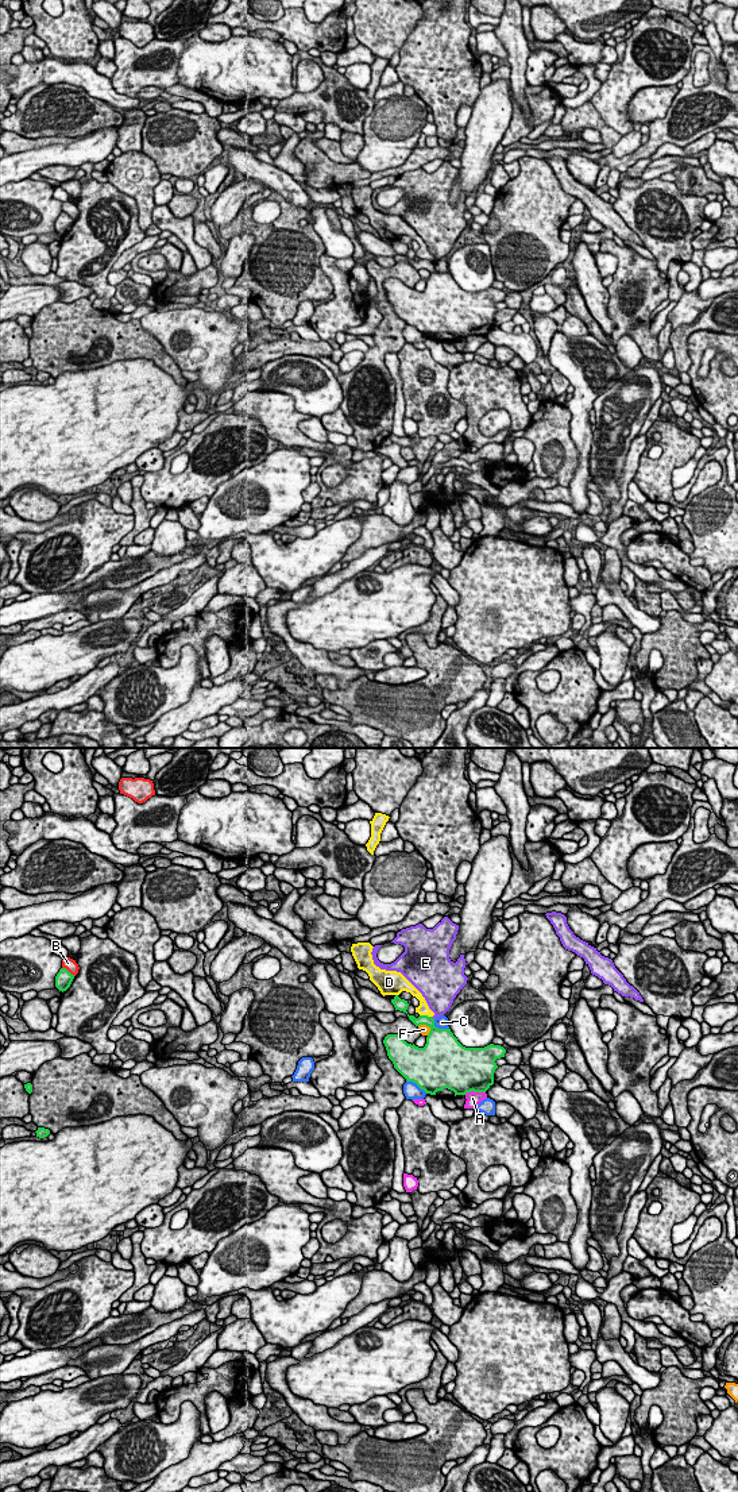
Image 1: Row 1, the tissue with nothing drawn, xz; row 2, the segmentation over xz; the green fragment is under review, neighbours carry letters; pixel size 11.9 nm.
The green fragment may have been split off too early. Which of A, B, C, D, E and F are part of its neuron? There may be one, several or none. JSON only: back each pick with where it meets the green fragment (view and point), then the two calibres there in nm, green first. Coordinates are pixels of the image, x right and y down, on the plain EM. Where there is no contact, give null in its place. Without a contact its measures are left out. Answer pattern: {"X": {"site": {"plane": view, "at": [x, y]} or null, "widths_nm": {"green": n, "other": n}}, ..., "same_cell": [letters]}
{"same_cell": []}

